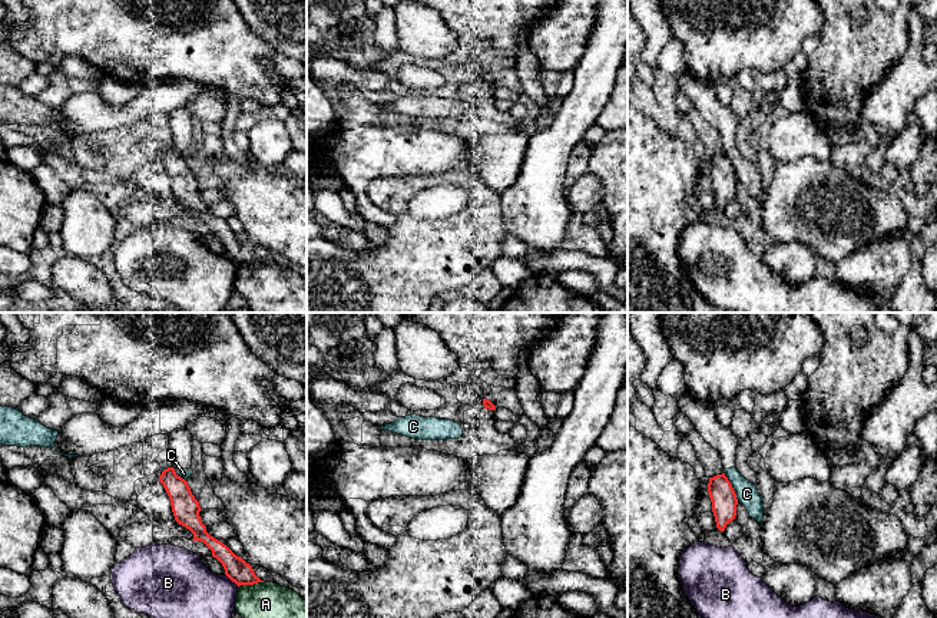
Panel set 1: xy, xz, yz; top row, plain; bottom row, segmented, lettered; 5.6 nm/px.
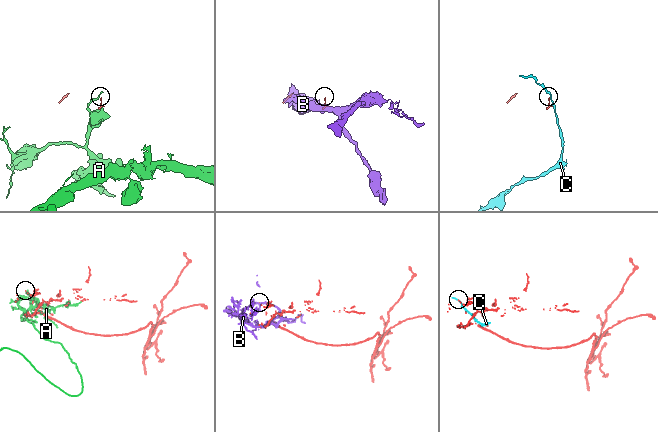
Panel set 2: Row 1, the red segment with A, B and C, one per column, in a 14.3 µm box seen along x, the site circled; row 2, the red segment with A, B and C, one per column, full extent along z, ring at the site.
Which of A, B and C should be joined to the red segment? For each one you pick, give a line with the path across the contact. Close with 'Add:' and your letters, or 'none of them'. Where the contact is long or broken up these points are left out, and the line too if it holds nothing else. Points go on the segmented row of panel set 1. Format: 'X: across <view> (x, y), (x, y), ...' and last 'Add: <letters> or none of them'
Add: none of them

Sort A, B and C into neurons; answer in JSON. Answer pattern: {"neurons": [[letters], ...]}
{"neurons": [["A"], ["B"], ["C"]]}

